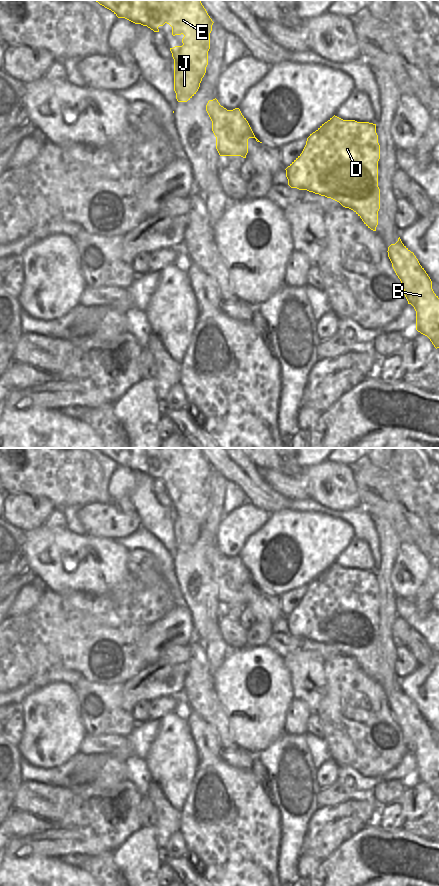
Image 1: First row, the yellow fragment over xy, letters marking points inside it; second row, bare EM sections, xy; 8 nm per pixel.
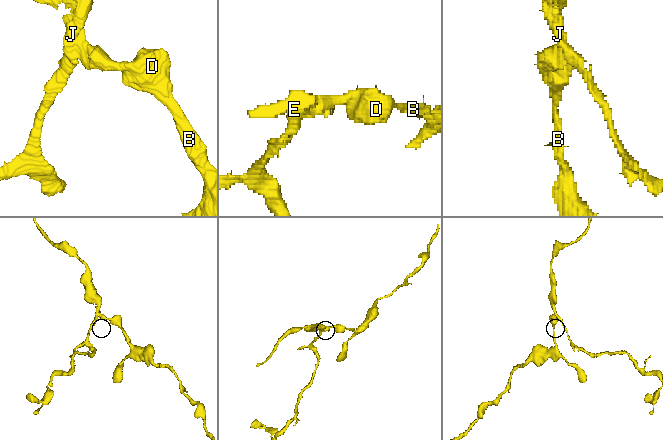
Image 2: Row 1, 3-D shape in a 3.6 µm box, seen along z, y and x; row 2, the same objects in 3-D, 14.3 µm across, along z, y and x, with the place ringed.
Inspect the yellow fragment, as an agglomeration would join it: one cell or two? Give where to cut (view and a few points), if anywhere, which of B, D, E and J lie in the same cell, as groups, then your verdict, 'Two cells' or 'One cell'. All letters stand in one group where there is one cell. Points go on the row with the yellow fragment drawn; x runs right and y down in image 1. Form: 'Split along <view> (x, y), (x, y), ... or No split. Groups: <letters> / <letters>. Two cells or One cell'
Split along xy (174, 67), (188, 67), (202, 77). Groups: B D E / J. Two cells.

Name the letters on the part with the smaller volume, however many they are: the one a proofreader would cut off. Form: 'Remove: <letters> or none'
Remove: J

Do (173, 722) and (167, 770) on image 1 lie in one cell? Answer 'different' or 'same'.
same

